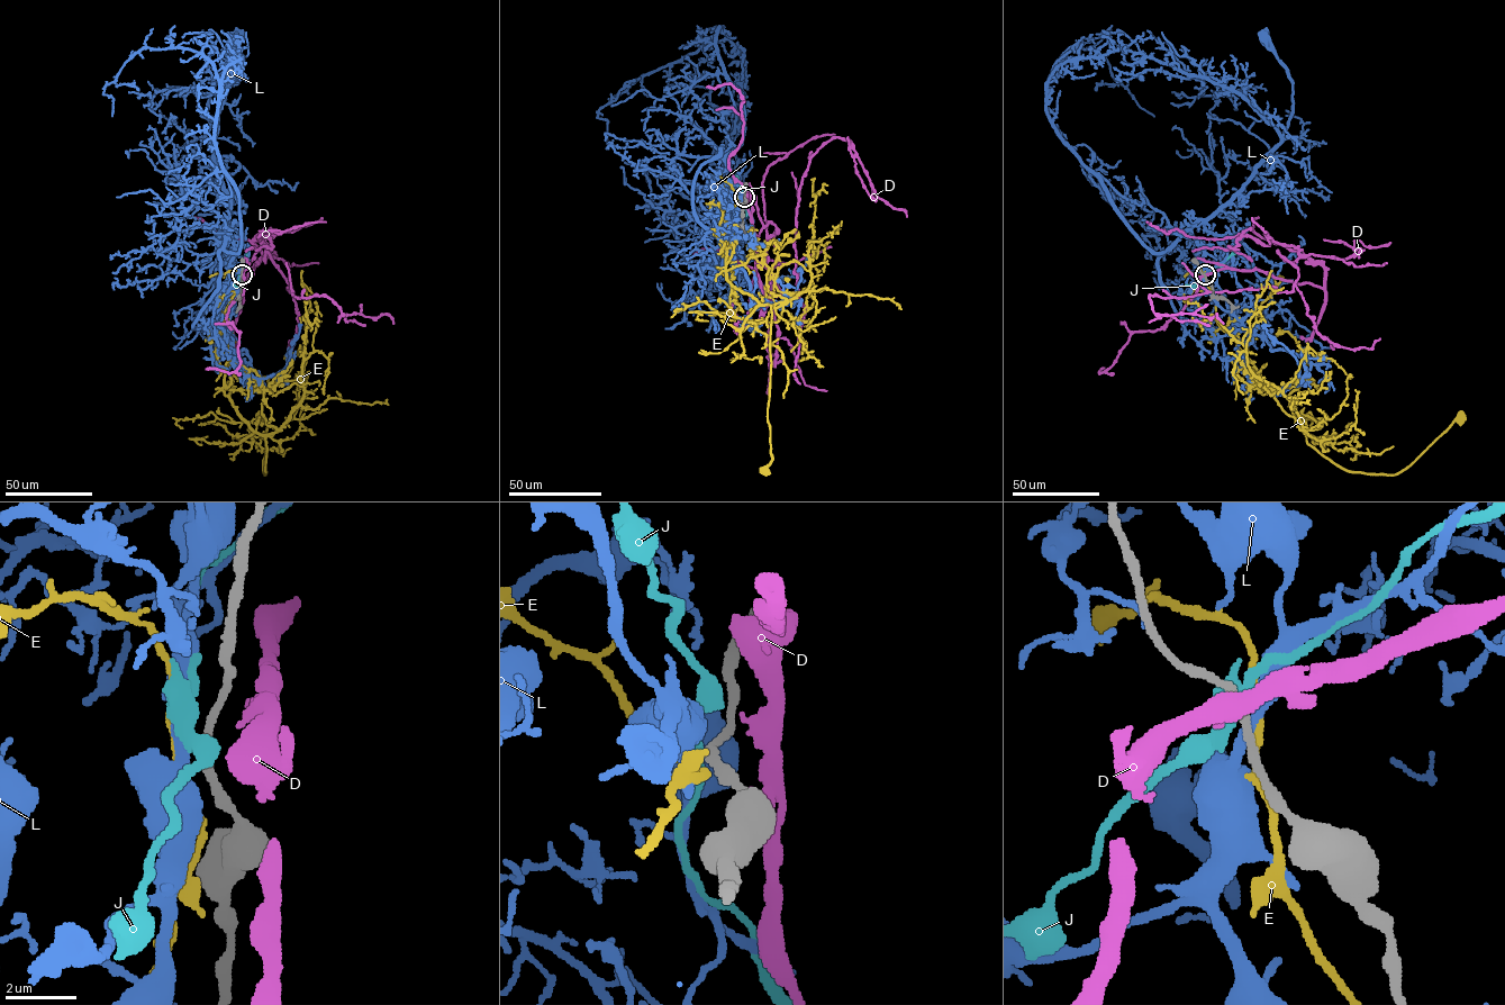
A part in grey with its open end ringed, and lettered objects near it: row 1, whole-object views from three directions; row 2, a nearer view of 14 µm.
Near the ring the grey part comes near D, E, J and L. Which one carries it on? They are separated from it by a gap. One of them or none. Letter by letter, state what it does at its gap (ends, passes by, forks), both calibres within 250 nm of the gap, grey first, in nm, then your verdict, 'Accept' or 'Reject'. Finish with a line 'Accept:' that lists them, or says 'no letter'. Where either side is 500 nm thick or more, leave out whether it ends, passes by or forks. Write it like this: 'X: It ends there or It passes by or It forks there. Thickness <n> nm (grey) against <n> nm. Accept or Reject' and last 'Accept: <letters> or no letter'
D: It passes by. Thickness 220 nm (grey) against 420 nm. Reject
E: It passes by. Thickness 220 nm (grey) against 200 nm. Reject
J: It passes by. Thickness 220 nm (grey) against 480 nm. Reject
L: It passes by. Thickness 220 nm (grey) against 320 nm. Reject
Accept: no letter

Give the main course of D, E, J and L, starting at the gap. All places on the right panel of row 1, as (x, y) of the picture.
D: (1204, 275), (1323, 288), (1324, 269), (1277, 251), (1297, 269), (1288, 292), (1149, 296), (1156, 314), (1223, 324)
E: (1205, 274), (1217, 324), (1232, 337), (1245, 363), (1287, 398), (1307, 443), (1340, 467), (1396, 474), (1461, 418)
J: (1205, 274), (1234, 253)
L: (1205, 275), (1222, 308), (1250, 313), (1239, 304), (1231, 318), (1191, 228), (1281, 141), (1293, 81), (1263, 36)

